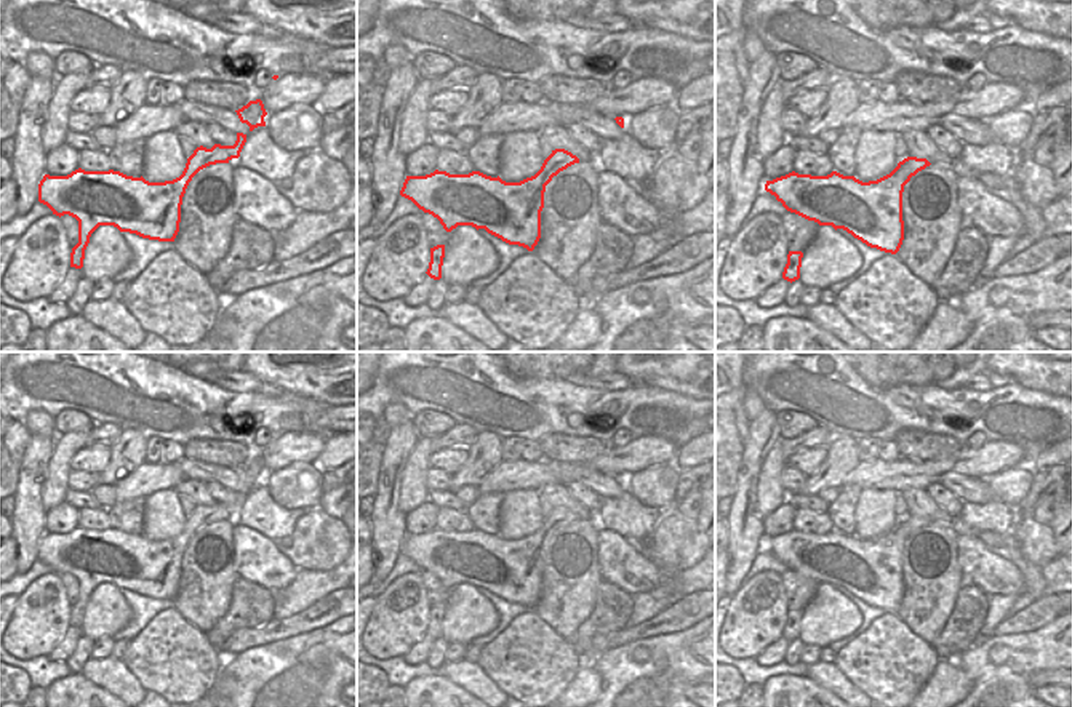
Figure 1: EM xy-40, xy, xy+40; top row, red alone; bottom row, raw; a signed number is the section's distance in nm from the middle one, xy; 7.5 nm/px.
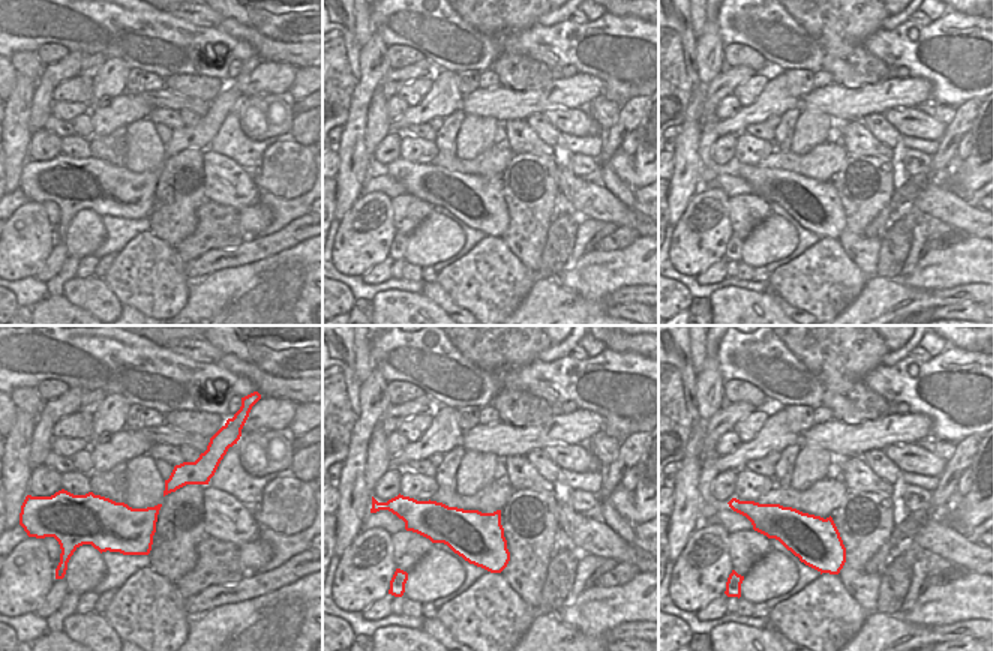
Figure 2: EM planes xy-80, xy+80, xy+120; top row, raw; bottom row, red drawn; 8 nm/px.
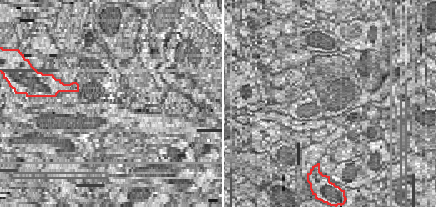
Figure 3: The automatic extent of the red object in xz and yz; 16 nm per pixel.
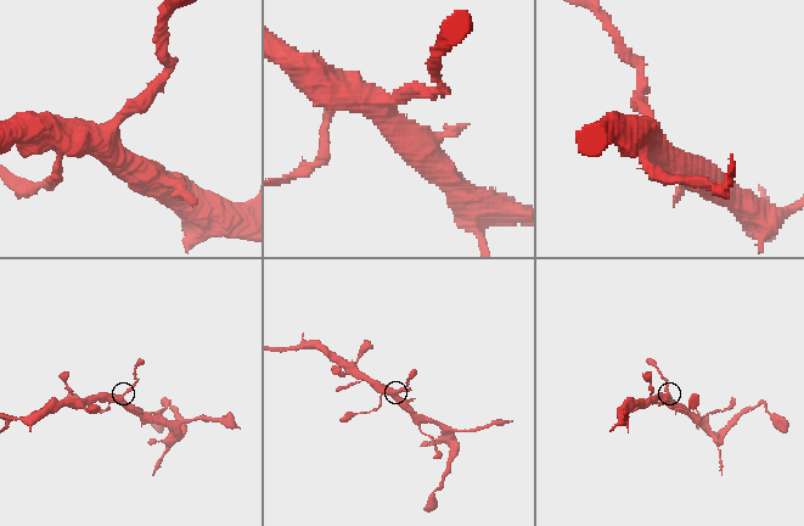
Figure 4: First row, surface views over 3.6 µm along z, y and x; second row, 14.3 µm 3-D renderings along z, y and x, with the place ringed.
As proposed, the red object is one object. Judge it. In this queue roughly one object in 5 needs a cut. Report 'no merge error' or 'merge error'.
no merge error

